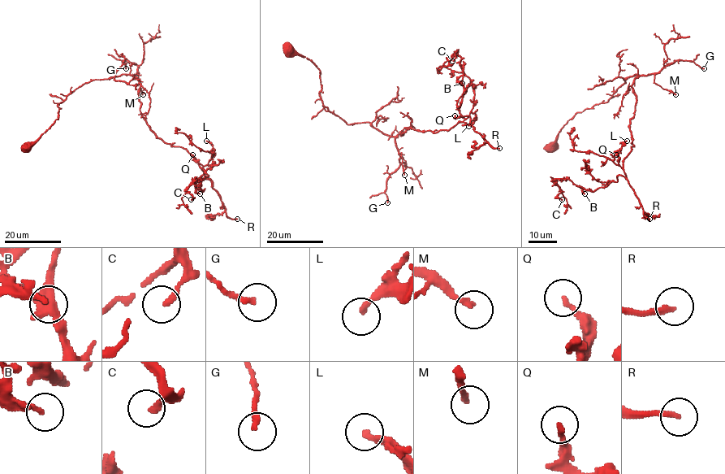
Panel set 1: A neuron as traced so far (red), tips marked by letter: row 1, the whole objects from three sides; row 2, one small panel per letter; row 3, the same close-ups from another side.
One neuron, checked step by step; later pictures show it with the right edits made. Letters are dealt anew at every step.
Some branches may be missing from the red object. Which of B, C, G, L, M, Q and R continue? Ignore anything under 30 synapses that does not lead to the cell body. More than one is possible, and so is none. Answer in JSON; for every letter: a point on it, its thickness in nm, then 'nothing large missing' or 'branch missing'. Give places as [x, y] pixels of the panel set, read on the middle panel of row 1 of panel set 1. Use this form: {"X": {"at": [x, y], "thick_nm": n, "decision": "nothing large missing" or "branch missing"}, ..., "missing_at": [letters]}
{"B": {"at": [462, 83], "thick_nm": 200, "decision": "nothing large missing"}, "C": {"at": [452, 61], "thick_nm": 200, "decision": "nothing large missing"}, "G": {"at": [387, 202], "thick_nm": 180, "decision": "nothing large missing"}, "L": {"at": [468, 126], "thick_nm": 220, "decision": "nothing large missing"}, "M": {"at": [404, 175], "thick_nm": 200, "decision": "nothing large missing"}, "Q": {"at": [455, 115], "thick_nm": 200, "decision": "nothing large missing"}, "R": {"at": [499, 148], "thick_nm": 200, "decision": "branch missing"}, "missing_at": ["R"]}

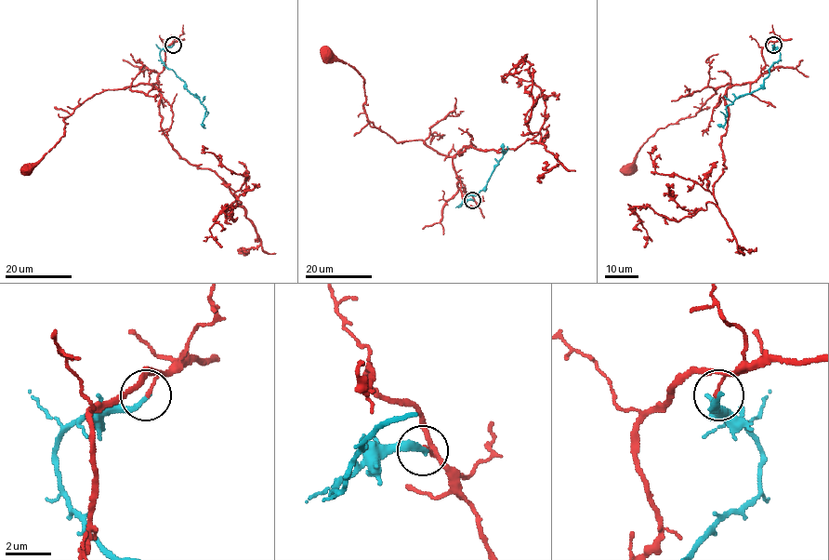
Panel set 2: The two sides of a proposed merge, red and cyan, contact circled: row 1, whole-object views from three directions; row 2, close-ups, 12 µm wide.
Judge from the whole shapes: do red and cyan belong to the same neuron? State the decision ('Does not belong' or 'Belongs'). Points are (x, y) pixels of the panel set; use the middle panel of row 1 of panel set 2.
Does not belong

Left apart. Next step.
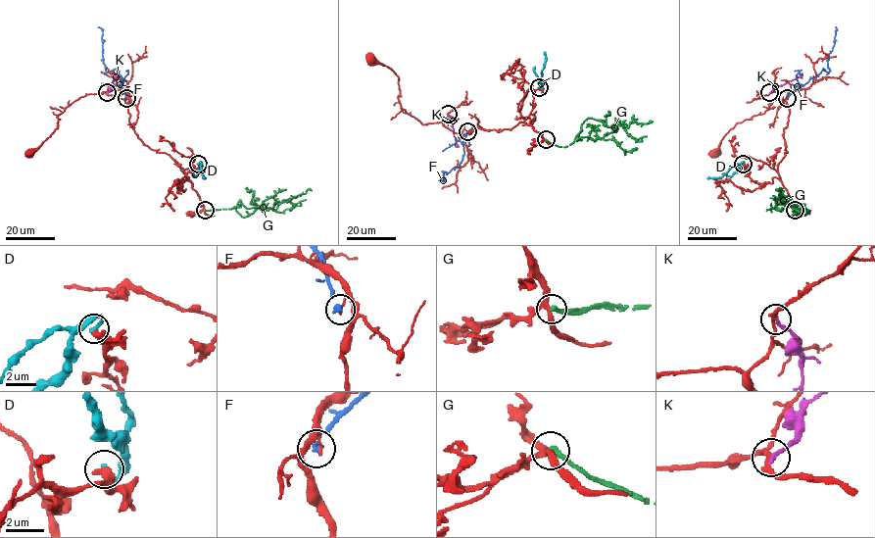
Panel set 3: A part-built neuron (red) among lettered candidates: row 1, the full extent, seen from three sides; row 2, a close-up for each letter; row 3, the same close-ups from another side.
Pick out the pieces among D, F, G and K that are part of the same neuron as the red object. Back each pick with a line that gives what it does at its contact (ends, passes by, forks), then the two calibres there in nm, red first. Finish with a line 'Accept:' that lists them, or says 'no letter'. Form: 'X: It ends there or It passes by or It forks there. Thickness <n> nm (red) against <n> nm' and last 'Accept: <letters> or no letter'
Accept: no letter

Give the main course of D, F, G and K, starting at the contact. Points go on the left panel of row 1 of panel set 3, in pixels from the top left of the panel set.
D: (198, 164), (201, 164), (203, 178)
F: (127, 98), (119, 70), (106, 70), (102, 58), (102, 29), (97, 27)
G: (204, 210), (234, 208), (240, 204), (247, 209), (269, 209), (308, 189), (312, 190)
K: (107, 92), (118, 73)

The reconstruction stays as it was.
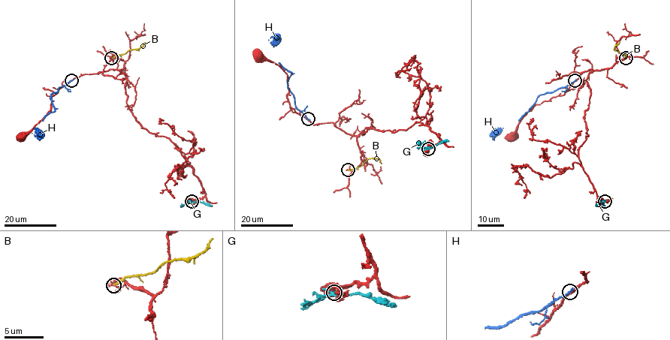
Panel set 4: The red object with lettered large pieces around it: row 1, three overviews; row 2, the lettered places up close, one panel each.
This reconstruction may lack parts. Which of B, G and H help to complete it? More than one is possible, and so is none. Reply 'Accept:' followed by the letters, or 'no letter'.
Accept: no letter

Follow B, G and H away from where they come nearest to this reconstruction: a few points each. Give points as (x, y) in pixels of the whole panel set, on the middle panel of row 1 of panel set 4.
B: (348, 170), (356, 169), (369, 158), (378, 158), (381, 163)
G: (427, 148), (448, 142)
H: (307, 118), (296, 107), (288, 88), (291, 73), (279, 62), (273, 46), (275, 38), (268, 40)

